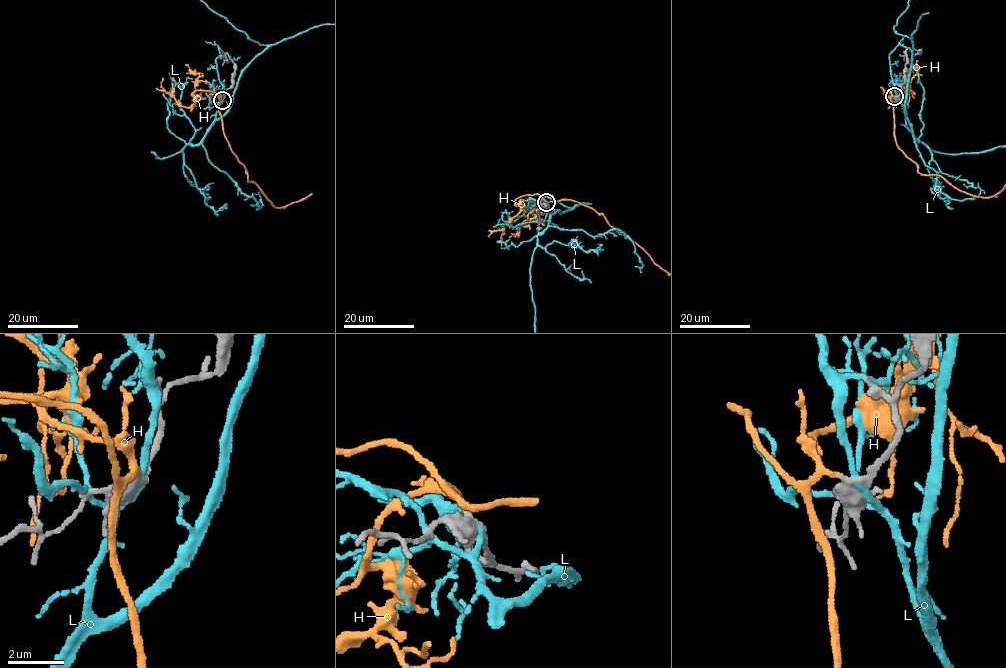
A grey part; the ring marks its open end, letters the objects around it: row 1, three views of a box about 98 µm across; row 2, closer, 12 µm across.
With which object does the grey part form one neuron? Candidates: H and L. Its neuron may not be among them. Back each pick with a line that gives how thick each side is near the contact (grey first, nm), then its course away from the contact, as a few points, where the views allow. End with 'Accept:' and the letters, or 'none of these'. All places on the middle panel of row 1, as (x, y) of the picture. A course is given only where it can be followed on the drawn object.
H: 380 nm thick on the grey side, 180 nm on the other
Accept: H

